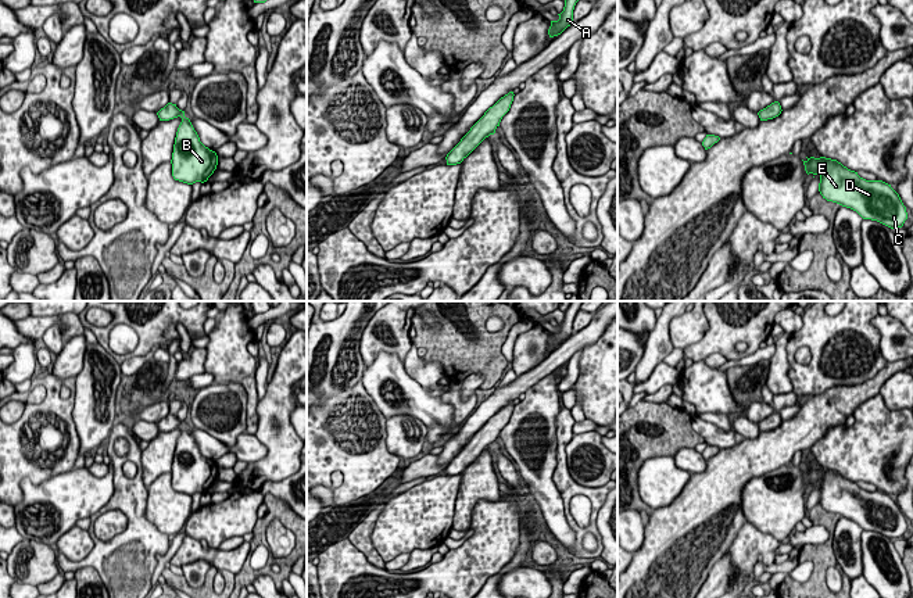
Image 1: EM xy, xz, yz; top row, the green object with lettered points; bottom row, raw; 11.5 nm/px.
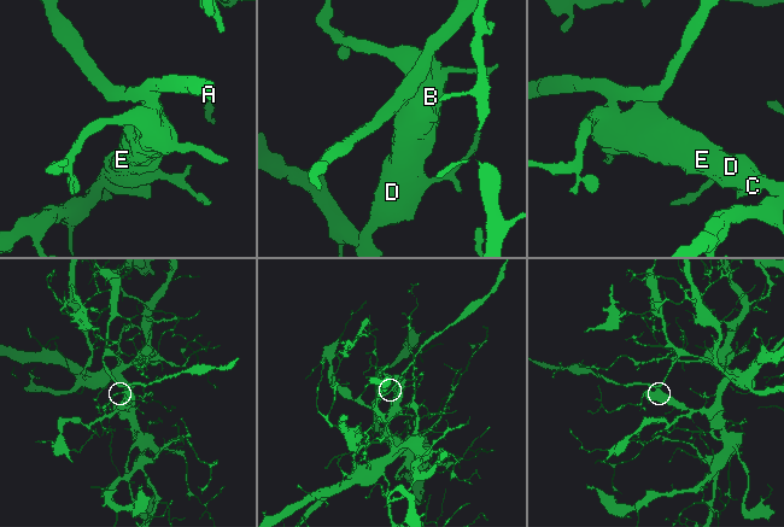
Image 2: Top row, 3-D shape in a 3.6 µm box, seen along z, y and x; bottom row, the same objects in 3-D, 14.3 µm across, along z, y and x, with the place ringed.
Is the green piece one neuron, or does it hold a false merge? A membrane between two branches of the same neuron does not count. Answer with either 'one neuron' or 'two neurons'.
one neuron

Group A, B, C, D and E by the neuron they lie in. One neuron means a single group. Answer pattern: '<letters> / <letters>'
A B C D E

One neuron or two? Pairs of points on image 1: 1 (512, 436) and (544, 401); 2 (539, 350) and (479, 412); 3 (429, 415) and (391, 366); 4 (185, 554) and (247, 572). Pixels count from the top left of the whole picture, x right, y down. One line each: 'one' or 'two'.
1: one
2: two
3: one
4: two

